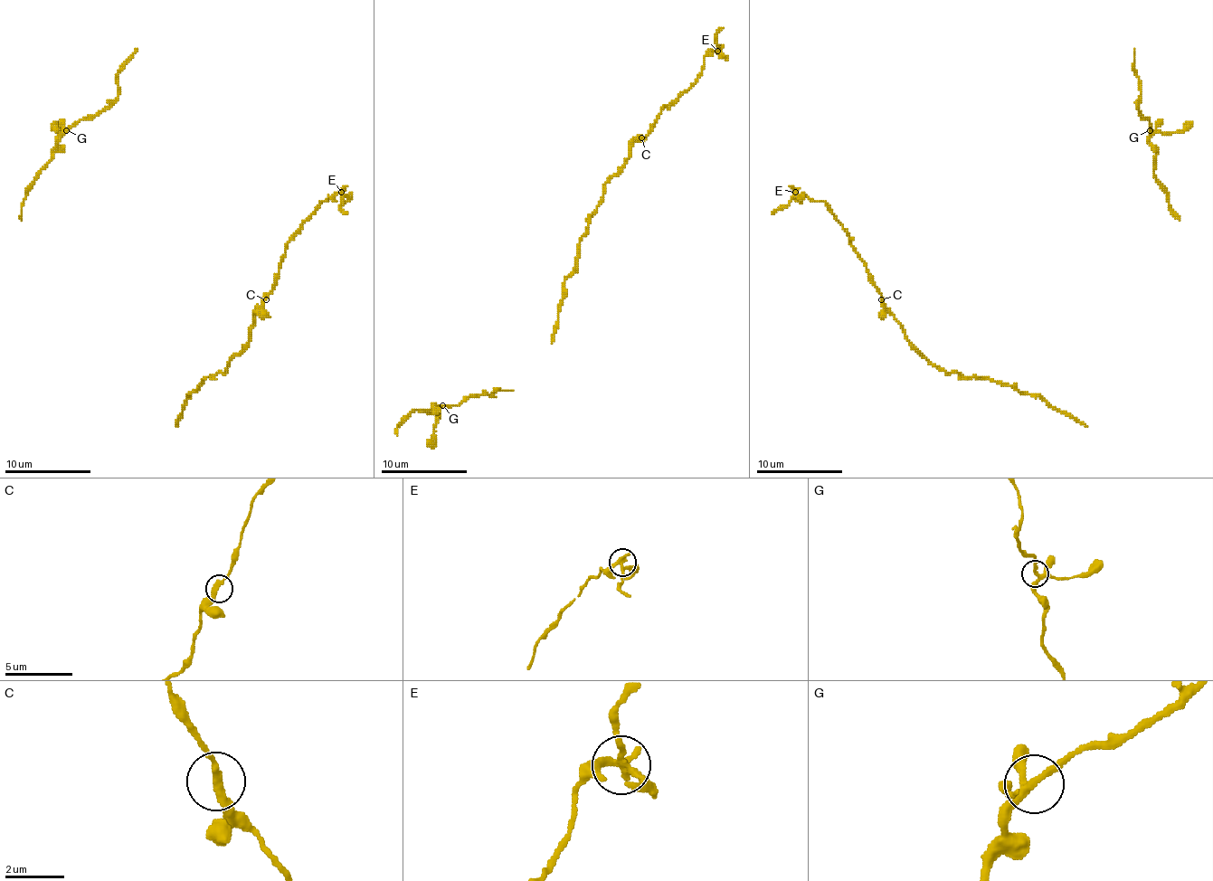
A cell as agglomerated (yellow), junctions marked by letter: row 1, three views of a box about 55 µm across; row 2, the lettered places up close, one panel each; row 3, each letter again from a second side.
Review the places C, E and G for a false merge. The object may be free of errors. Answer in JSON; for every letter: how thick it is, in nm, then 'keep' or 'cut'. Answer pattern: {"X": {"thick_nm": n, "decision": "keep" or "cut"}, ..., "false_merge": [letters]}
{"C": {"thick_nm": 300, "decision": "keep"}, "E": {"thick_nm": 240, "decision": "cut"}, "G": {"thick_nm": 240, "decision": "keep"}, "false_merge": ["E"]}

